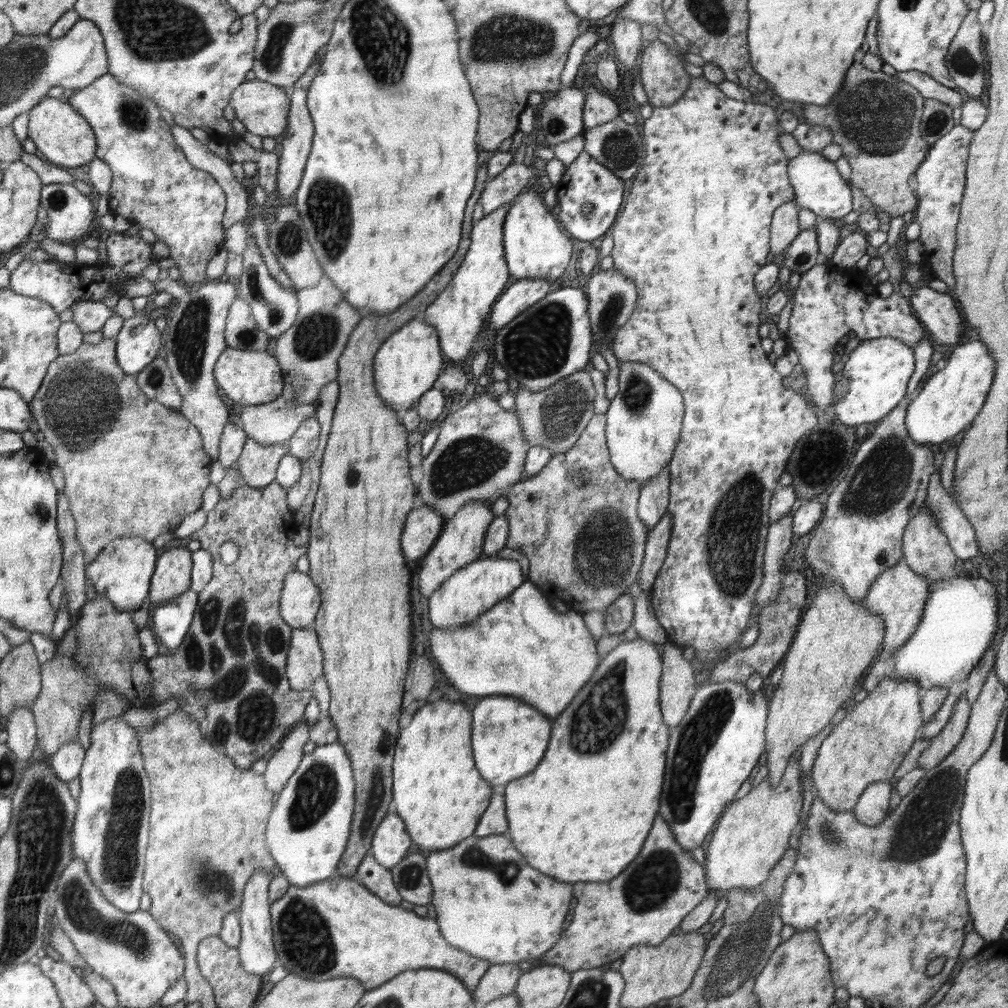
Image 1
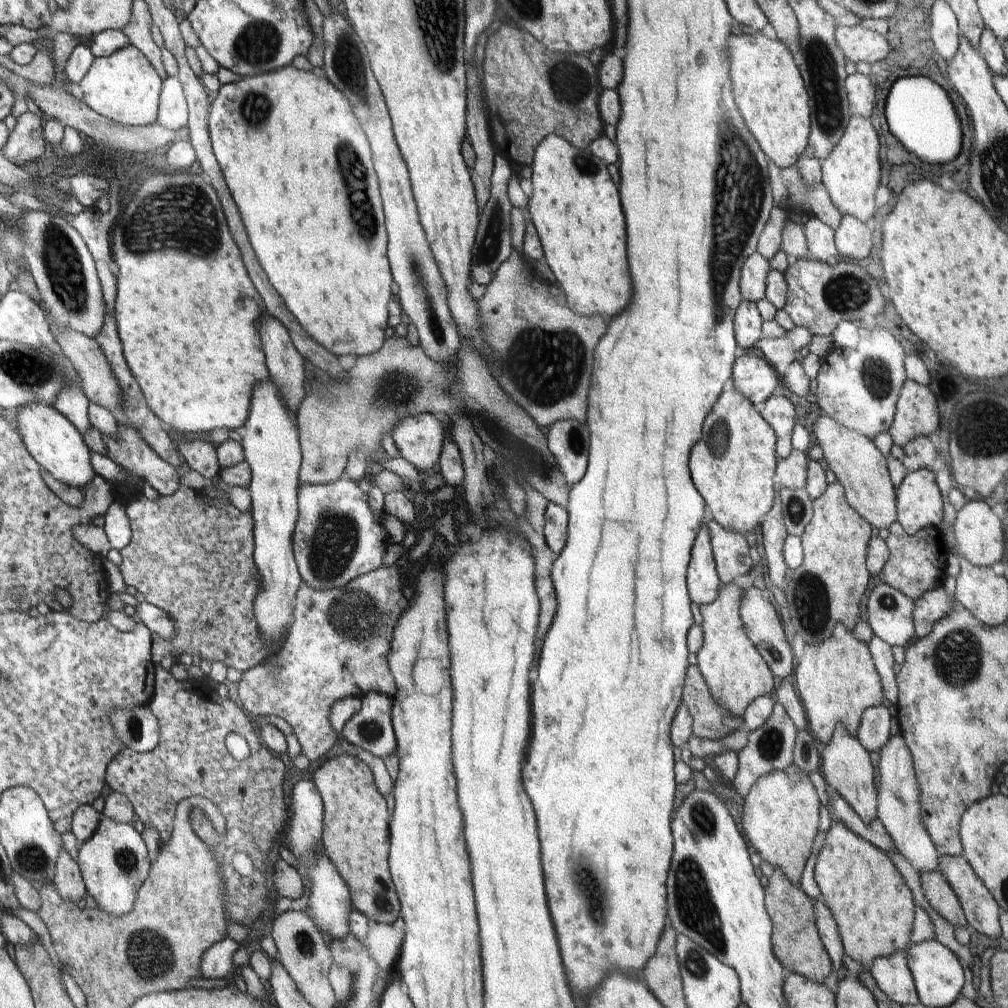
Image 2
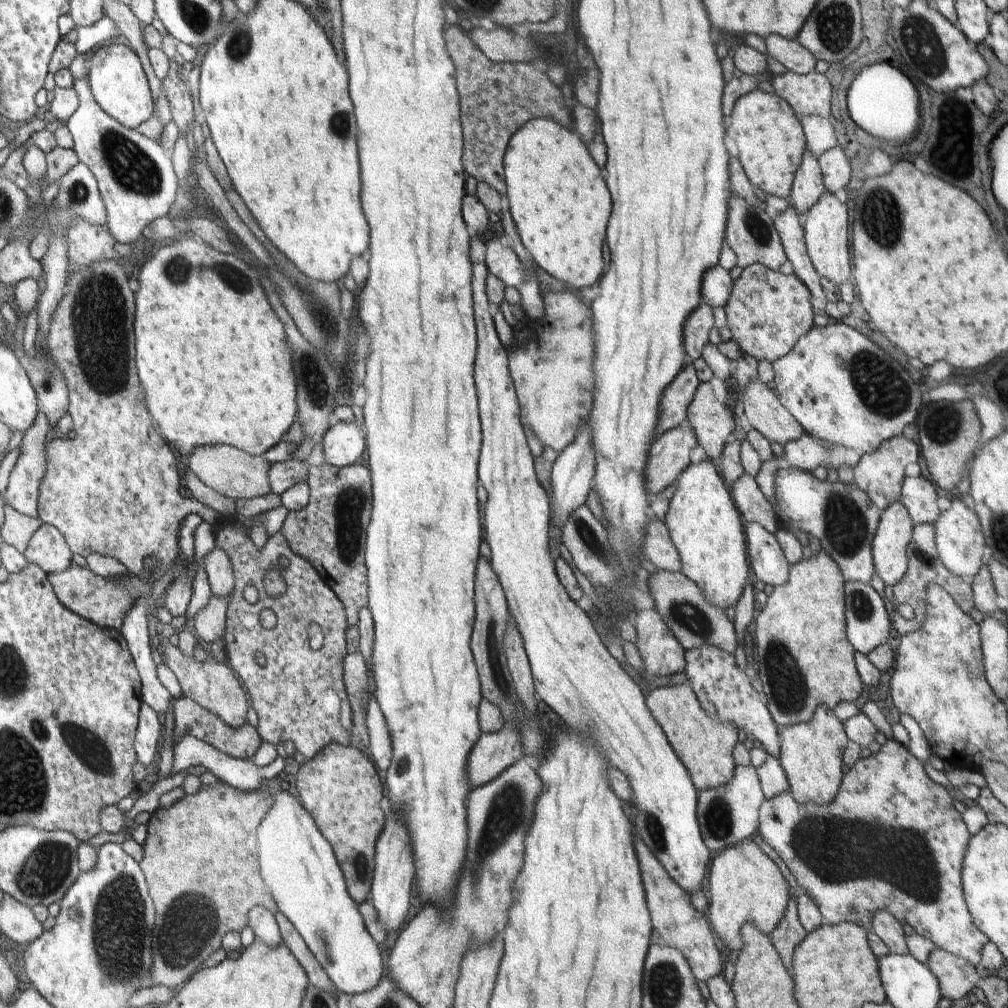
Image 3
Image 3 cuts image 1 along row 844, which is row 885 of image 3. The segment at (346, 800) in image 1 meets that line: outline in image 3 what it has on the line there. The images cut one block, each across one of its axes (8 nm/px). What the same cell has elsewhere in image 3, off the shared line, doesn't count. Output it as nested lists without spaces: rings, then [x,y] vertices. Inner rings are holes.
[[[279,790],[273,794],[273,804],[263,816],[263,820],[257,826],[257,860],[259,860],[259,874],[269,890],[277,910],[291,922],[291,926],[297,930],[299,938],[311,952],[311,956],[317,960],[325,976],[335,986],[335,992],[355,996],[361,992],[367,992],[375,988],[385,974],[381,964],[381,952],[377,950],[375,942],[365,932],[363,920],[357,912],[357,904],[349,898],[343,874],[335,862],[333,850],[329,842],[319,834],[313,818],[309,812],[301,806],[299,798],[291,796],[285,790]]]

